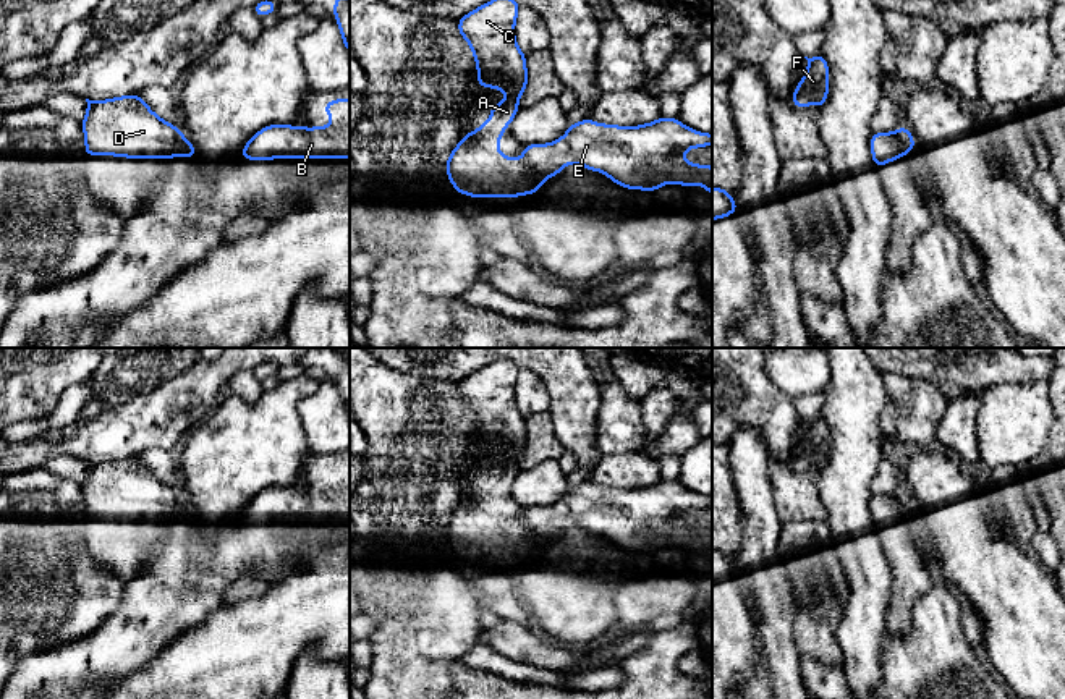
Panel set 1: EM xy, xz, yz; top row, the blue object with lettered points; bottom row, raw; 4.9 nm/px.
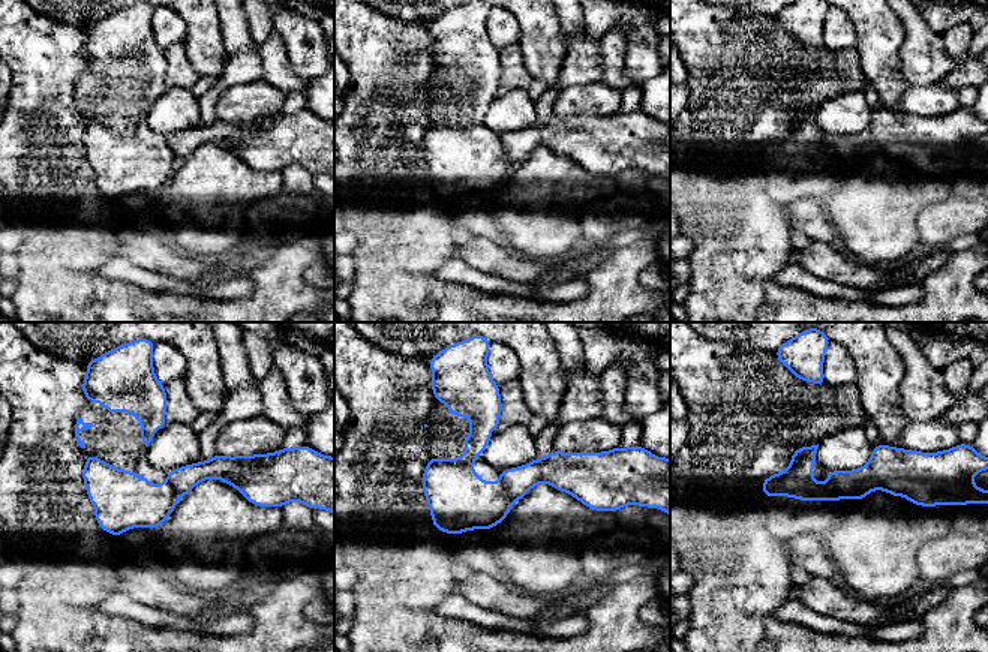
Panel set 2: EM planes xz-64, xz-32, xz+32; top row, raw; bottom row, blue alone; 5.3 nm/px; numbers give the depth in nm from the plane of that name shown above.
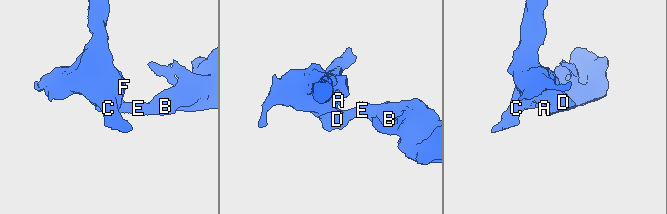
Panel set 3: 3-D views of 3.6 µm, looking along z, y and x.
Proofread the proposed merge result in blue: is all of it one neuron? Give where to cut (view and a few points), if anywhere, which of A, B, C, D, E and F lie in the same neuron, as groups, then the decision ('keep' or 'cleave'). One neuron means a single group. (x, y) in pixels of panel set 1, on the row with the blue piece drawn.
cut in xz along (525, 156), (543, 180); A C D F / B E; cleave

